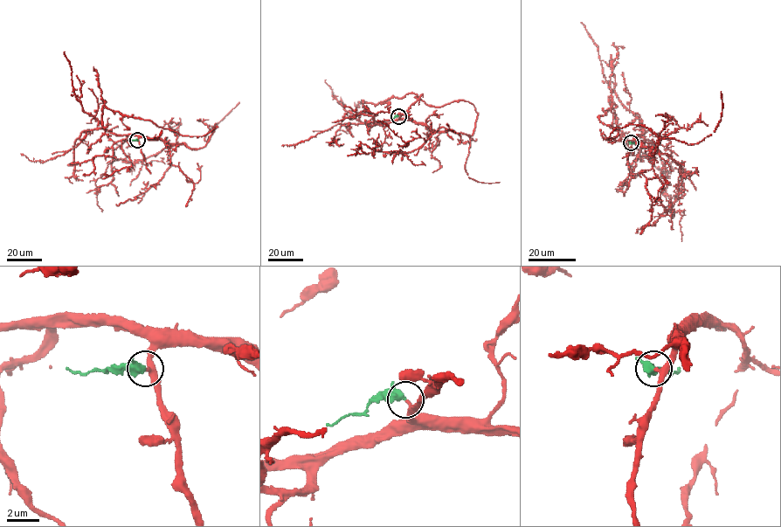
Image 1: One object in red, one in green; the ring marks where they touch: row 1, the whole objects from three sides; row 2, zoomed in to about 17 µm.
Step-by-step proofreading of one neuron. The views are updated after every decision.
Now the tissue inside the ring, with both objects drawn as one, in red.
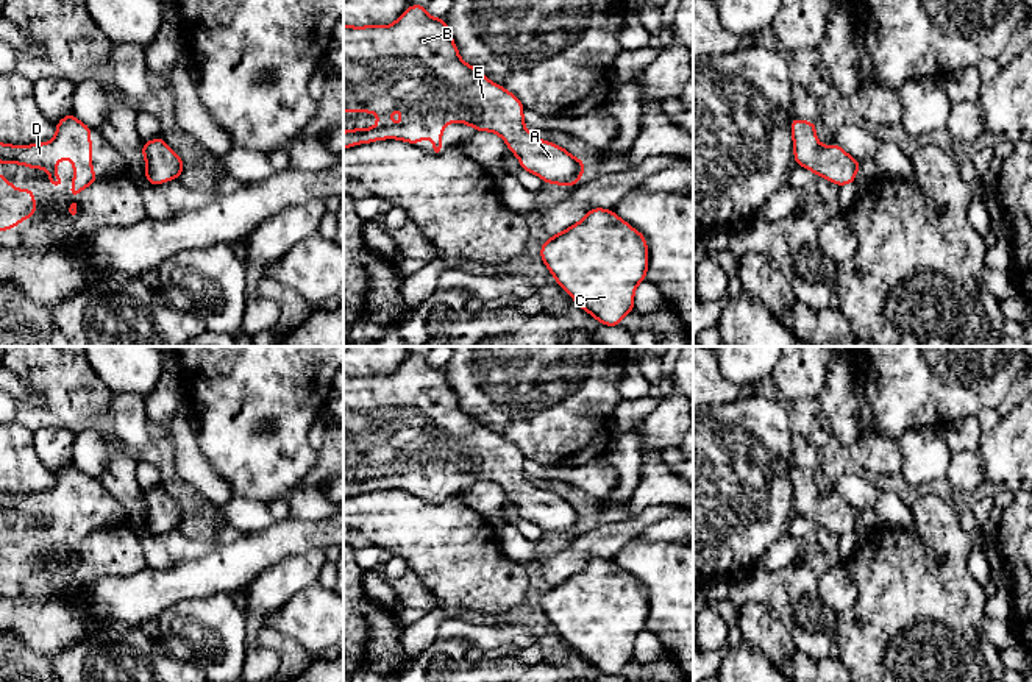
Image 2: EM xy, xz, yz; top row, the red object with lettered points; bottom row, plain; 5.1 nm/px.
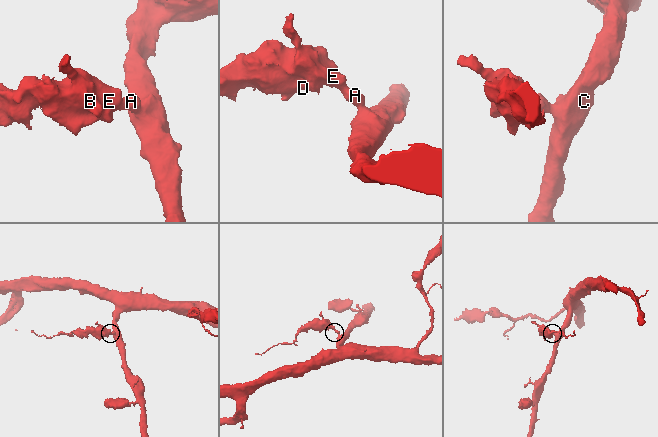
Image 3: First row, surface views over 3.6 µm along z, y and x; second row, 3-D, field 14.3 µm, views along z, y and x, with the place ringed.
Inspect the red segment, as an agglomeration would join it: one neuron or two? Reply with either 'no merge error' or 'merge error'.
no merge error

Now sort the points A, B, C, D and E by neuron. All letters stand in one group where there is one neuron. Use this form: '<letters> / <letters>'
A B C D E

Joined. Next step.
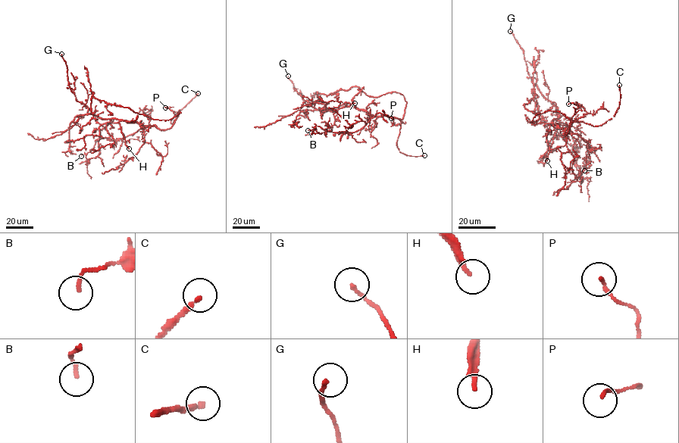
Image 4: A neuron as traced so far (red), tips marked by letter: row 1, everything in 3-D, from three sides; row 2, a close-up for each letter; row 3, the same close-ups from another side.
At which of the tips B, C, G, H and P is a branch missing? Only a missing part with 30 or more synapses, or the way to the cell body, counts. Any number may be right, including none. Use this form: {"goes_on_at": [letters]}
{"goes_on_at": ["C", "H"]}

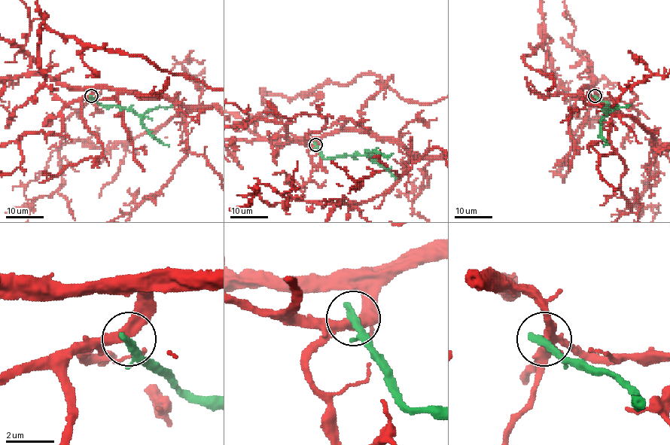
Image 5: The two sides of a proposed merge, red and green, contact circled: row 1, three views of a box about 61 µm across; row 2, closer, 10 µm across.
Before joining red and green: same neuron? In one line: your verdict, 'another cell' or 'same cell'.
another cell

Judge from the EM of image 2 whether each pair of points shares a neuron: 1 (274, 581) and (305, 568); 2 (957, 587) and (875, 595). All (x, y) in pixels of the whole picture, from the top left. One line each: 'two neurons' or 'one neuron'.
1: one neuron
2: one neuron

